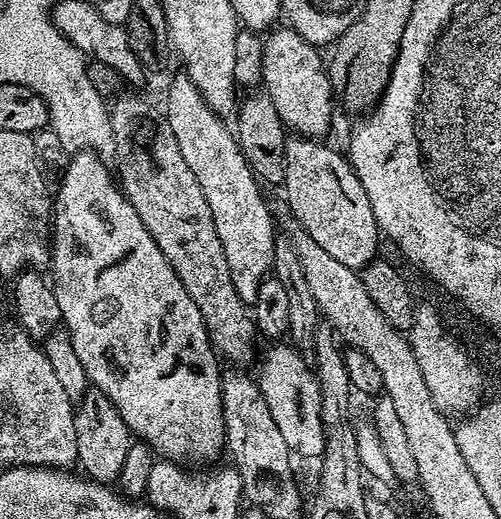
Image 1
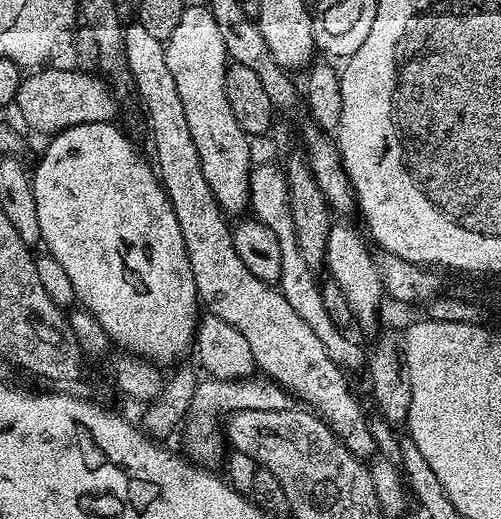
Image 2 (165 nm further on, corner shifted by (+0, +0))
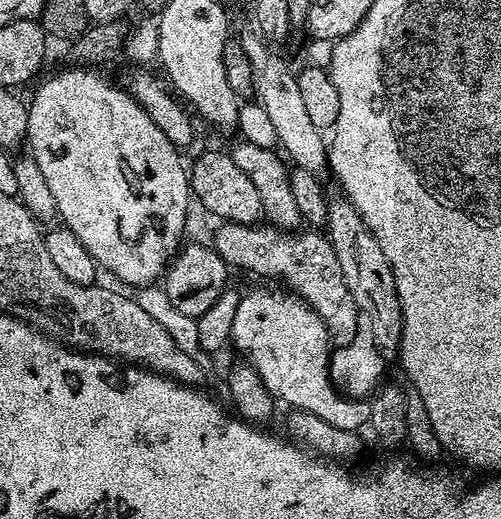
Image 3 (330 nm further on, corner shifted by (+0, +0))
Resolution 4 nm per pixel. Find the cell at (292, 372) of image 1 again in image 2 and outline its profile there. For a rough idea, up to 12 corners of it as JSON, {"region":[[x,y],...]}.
{"region":[[124,30],[196,295],[361,458],[372,429],[322,340],[238,258],[165,41]]}

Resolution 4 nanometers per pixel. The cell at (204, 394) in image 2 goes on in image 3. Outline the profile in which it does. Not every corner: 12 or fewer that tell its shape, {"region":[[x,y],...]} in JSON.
{"region":[[291,290],[244,292],[231,347],[277,401],[338,430],[367,399],[328,377],[322,318]]}

